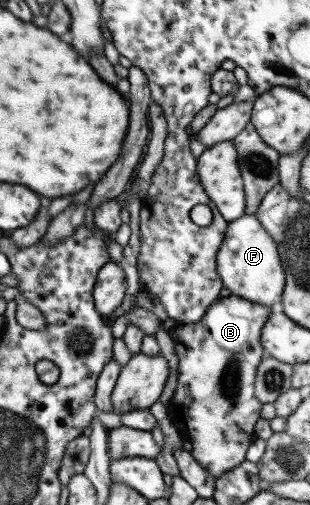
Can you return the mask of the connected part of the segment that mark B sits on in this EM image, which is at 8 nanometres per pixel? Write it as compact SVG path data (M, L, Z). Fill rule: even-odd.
M229 295L226 297L217 297L215 301L206 308L206 311L200 318L200 321L197 321L196 323L176 324L175 328L173 328L169 333L169 337L173 343L174 353L178 358L178 363L176 363L176 373L178 379L176 381L176 389L173 391L173 394L169 399L169 407L179 427L186 432L186 437L189 439L188 443L190 441L191 456L200 464L200 467L203 467L212 477L214 477L214 479L216 479L219 475L222 475L222 472L228 471L229 469L240 465L240 463L245 460L247 447L255 438L254 423L260 419L261 403L253 394L254 377L256 376L257 365L264 357L263 347L260 345L260 332L265 320L272 311L273 308L261 306L259 303L246 301L238 296Z

